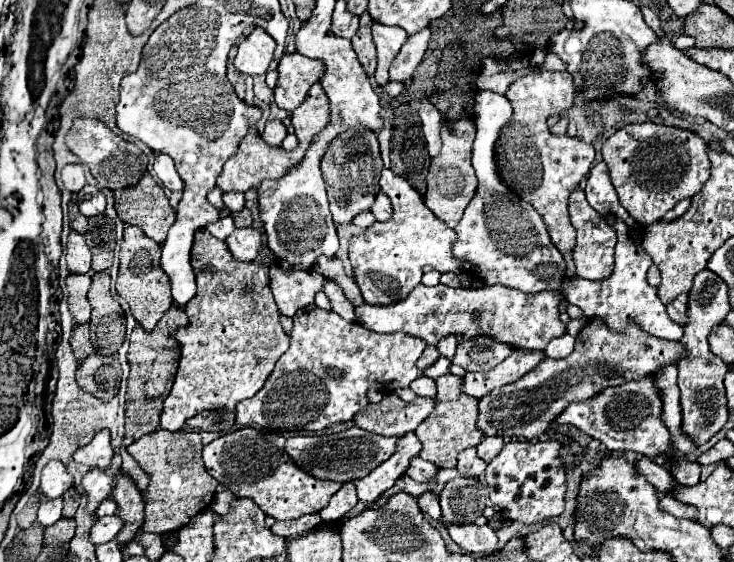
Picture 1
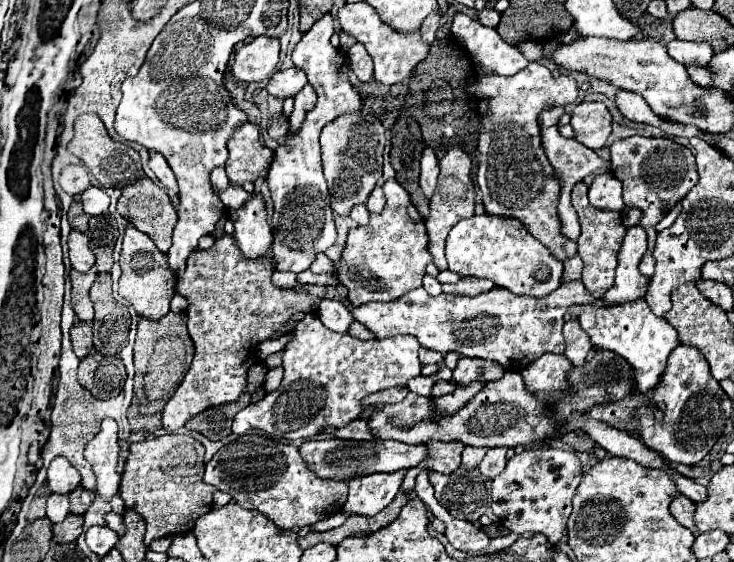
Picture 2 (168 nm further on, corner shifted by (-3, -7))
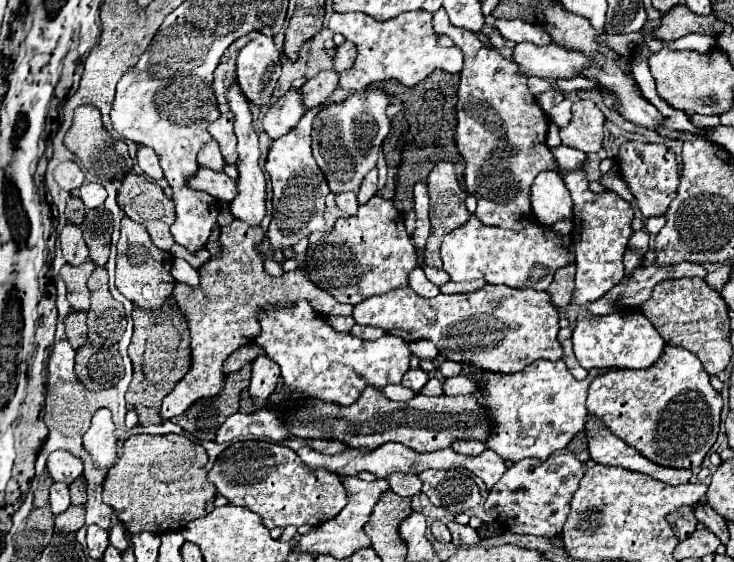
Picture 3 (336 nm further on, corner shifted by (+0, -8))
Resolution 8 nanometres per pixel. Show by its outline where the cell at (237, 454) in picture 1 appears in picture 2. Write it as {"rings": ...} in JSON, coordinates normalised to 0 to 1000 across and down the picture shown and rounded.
{"rings":[[[330,774],[305,792],[286,824],[281,824],[278,856],[313,877],[332,906],[349,906],[384,941],[409,941],[466,909],[474,881],[474,859],[439,852],[425,842],[406,806],[406,795],[379,788],[357,774]]]}

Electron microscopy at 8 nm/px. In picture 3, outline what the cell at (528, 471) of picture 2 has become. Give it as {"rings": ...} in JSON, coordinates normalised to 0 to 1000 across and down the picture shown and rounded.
{"rings":[[[778,804],[753,808],[745,819],[707,819],[696,833],[691,833],[685,851],[669,868],[661,890],[661,911],[693,947],[756,957],[762,954],[762,943],[772,925],[775,893],[792,851],[794,826]]]}

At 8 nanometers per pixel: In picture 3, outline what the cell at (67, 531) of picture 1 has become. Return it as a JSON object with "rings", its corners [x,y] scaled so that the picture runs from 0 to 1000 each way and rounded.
{"rings":[[[94,900],[91,911],[75,918],[75,947],[94,950],[105,947],[116,932],[116,904],[113,900]]]}

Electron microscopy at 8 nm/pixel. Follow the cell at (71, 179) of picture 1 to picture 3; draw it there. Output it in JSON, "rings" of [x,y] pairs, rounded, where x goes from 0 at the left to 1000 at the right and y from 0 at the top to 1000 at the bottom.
{"rings":[[[83,288],[78,299],[75,299],[75,324],[91,338],[91,342],[102,342],[110,335],[110,327],[116,324],[116,313],[113,313],[113,302],[108,299],[108,292],[102,288]]]}

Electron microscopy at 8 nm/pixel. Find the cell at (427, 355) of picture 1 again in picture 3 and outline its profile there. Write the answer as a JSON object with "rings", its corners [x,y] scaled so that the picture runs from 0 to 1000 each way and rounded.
{"rings":[[[565,605],[565,609],[560,609],[557,612],[560,616],[560,626],[571,637],[571,641],[593,641],[595,637],[595,619],[587,612],[587,609],[582,609],[582,605]]]}

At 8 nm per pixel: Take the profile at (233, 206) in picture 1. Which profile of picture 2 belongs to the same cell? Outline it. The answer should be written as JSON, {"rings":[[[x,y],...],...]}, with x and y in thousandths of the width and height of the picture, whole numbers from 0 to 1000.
{"rings":[[[313,329],[311,336],[297,340],[297,351],[302,354],[308,372],[324,372],[330,361],[335,361],[335,354],[341,354],[341,343],[335,343],[330,333]]]}

